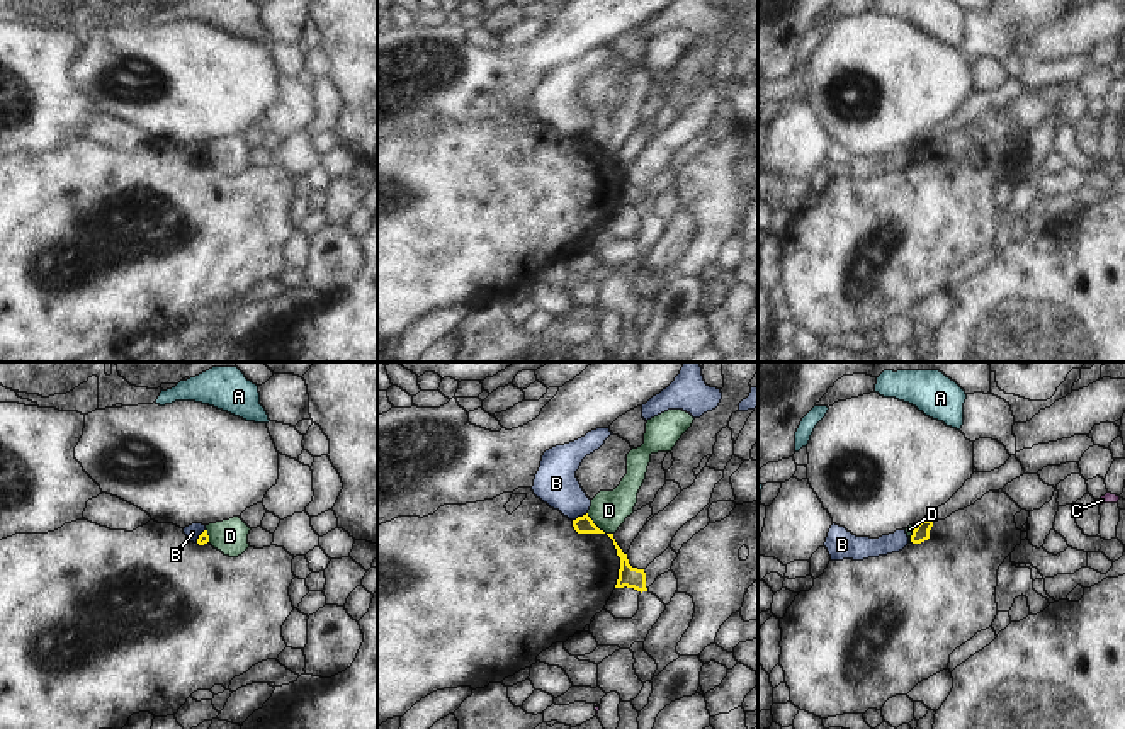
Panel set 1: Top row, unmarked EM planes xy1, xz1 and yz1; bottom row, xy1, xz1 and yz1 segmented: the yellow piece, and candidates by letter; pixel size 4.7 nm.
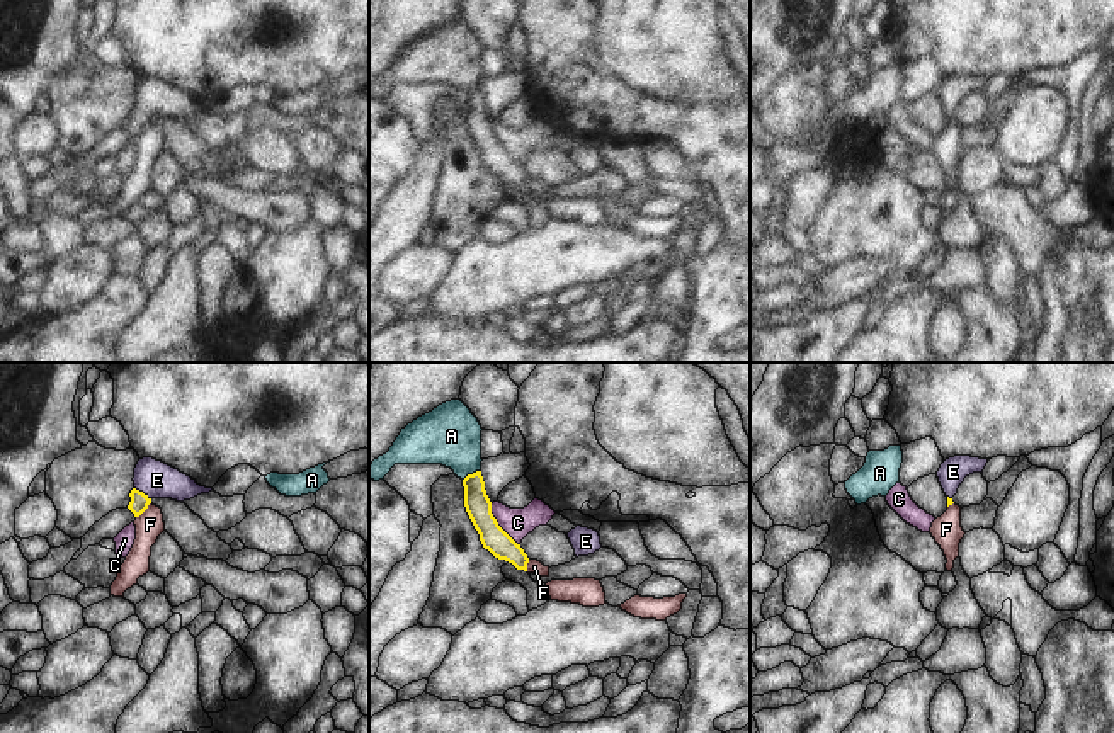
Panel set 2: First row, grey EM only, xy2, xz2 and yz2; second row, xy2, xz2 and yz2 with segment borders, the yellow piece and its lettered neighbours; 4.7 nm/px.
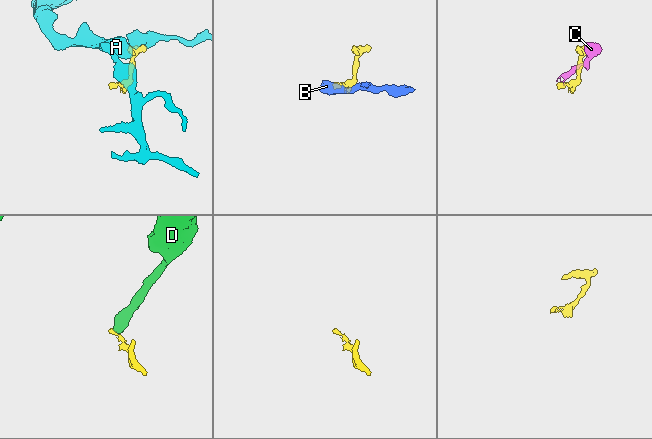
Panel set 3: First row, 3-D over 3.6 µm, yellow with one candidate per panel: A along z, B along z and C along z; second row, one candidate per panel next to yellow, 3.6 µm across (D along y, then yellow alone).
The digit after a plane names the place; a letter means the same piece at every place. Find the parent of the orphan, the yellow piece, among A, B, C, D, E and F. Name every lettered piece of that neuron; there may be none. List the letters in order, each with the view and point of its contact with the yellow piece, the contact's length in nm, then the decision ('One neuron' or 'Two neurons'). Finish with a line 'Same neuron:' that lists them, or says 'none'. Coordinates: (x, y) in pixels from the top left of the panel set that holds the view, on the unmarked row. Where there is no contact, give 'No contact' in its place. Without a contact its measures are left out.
A: Touches yellow at xz2 (470, 94). Shared border 90 nm. Two neurons
B: Touches yellow at xz1 (580, 136). Shared border 80 nm. Two neurons
C: Touches yellow at xz2 (497, 143). Shared border 240 nm. Two neurons
D: Touches yellow at xz1 (597, 146). Shared border 160 nm. Two neurons
E: Touches yellow at xy2 (142, 111). Shared border 100 nm. One neuron
F: Touches yellow at xy2 (143, 130). Shared border 100 nm. Two neurons
Same neuron: E

